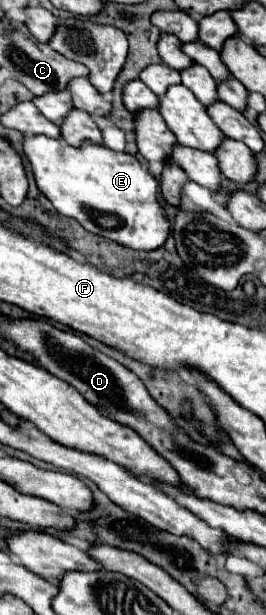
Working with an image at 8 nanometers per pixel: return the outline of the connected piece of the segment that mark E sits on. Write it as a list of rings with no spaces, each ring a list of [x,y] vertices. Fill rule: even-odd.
[[[26,136],[24,152],[32,164],[38,188],[62,216],[74,218],[88,232],[132,250],[164,246],[170,234],[170,220],[158,202],[158,182],[134,156],[90,142],[74,148],[62,138],[54,140],[48,136]]]

